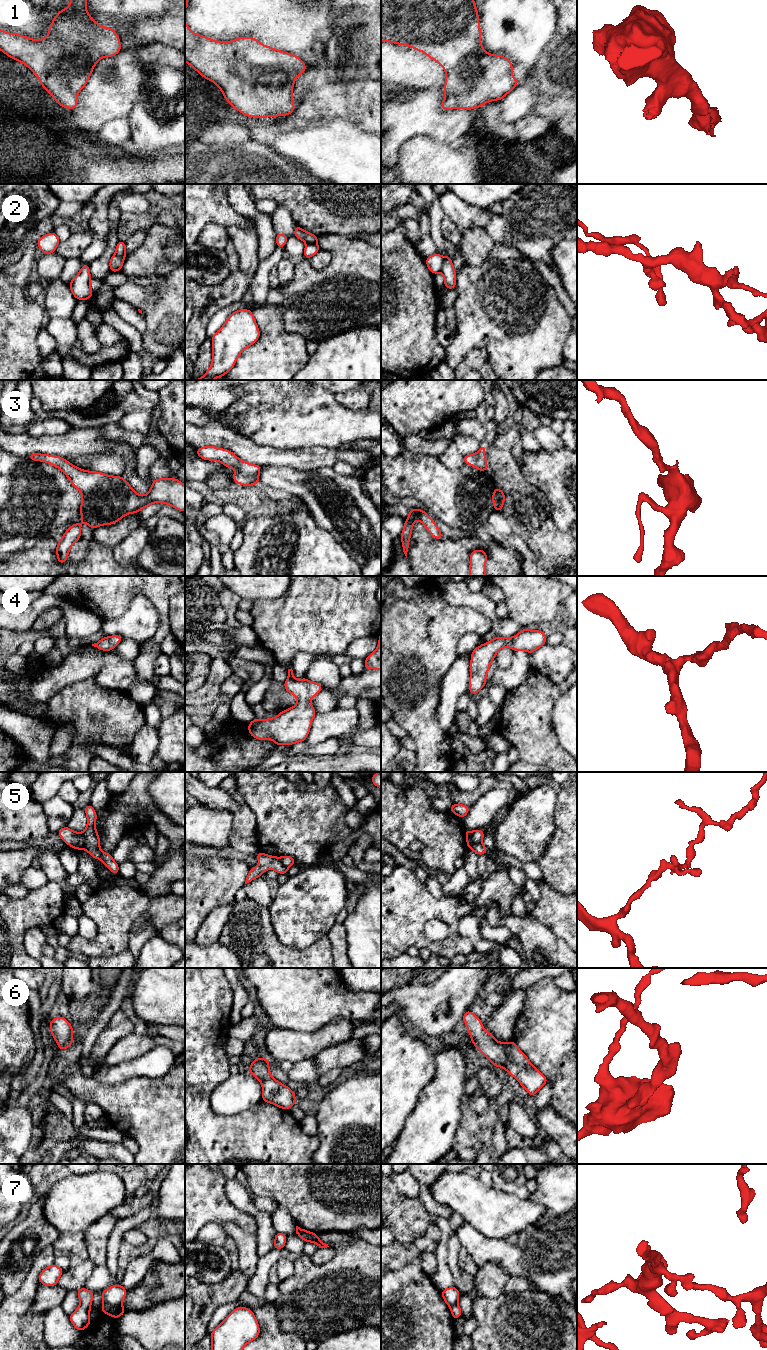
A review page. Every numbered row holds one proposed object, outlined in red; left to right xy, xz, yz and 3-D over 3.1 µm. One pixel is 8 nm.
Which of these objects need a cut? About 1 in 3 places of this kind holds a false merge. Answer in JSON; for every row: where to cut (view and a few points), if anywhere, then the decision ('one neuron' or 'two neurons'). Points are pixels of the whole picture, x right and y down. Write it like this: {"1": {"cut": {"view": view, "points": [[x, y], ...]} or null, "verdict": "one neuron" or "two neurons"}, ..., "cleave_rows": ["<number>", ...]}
{"1": {"cut": null, "verdict": "one neuron"}, "2": {"cut": {"view": "yz", "points": [[443, 258], [439, 271]]}, "verdict": "two neurons"}, "3": {"cut": null, "verdict": "one neuron"}, "4": {"cut": null, "verdict": "one neuron"}, "5": {"cut": {"view": "yz", "points": [[471, 832], [470, 840], [474, 843], [481, 843]]}, "verdict": "two neurons"}, "6": {"cut": null, "verdict": "one neuron"}, "7": {"cut": {"view": "xy", "points": [[103, 1304], [120, 1305]]}, "verdict": "two neurons"}, "cleave_rows": ["2", "5", "7"]}

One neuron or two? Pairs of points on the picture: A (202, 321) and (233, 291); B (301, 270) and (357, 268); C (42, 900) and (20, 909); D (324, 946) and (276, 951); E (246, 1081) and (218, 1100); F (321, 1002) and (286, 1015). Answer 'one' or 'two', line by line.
A: one
B: one
C: one
D: one
E: one
F: one

